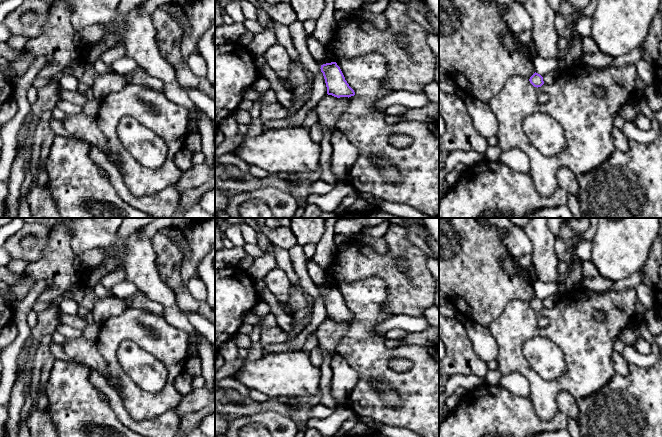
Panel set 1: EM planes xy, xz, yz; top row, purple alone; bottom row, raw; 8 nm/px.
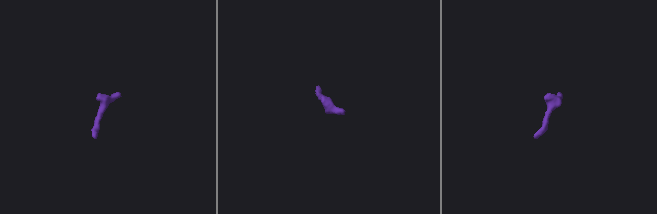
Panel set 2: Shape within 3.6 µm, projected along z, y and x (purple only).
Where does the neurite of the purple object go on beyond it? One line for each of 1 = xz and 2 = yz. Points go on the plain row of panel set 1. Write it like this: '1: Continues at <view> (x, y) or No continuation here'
1: No continuation here
2: No continuation here

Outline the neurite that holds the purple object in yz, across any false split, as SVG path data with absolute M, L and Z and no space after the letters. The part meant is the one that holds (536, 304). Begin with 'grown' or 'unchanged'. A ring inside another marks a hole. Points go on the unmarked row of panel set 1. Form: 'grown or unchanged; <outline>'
unchanged; M536 296L530 301L529 305L534 311L537 312L544 308L543 301Z

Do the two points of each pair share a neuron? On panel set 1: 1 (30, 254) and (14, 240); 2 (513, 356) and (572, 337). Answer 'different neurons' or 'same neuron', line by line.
1: same neuron
2: same neuron

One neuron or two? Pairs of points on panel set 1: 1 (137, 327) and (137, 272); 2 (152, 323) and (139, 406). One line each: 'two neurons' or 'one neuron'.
1: two neurons
2: one neuron

